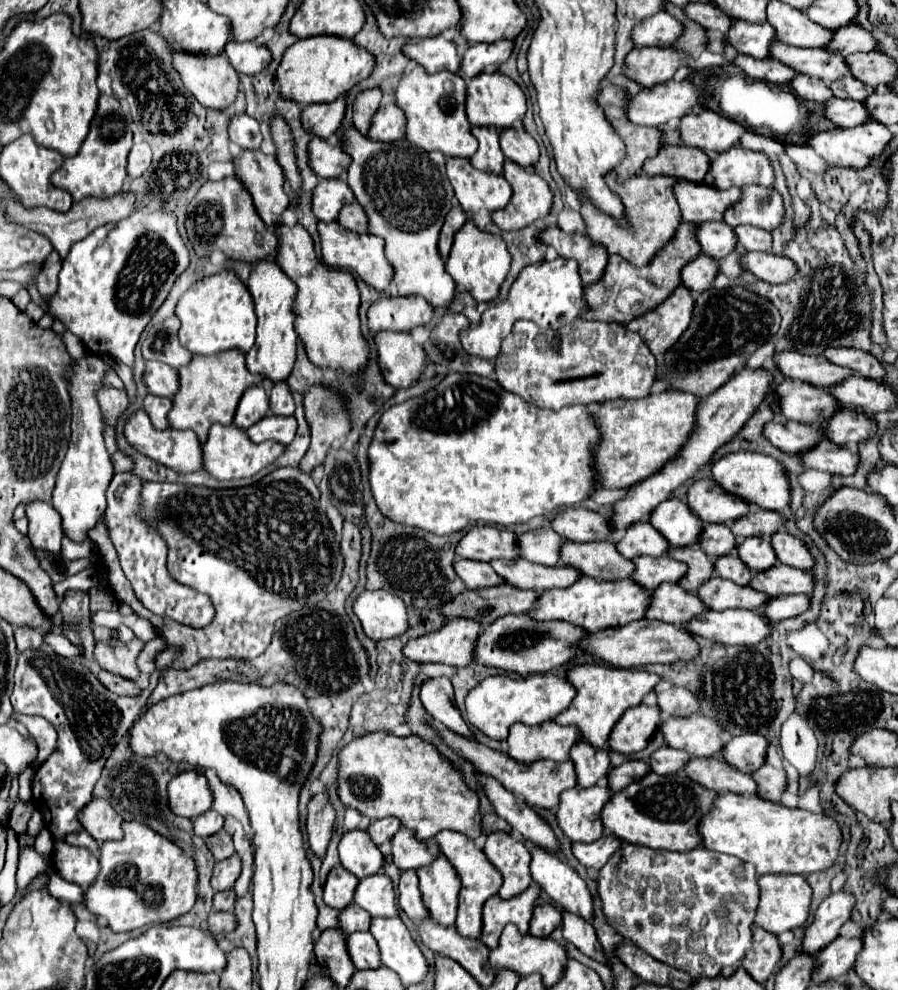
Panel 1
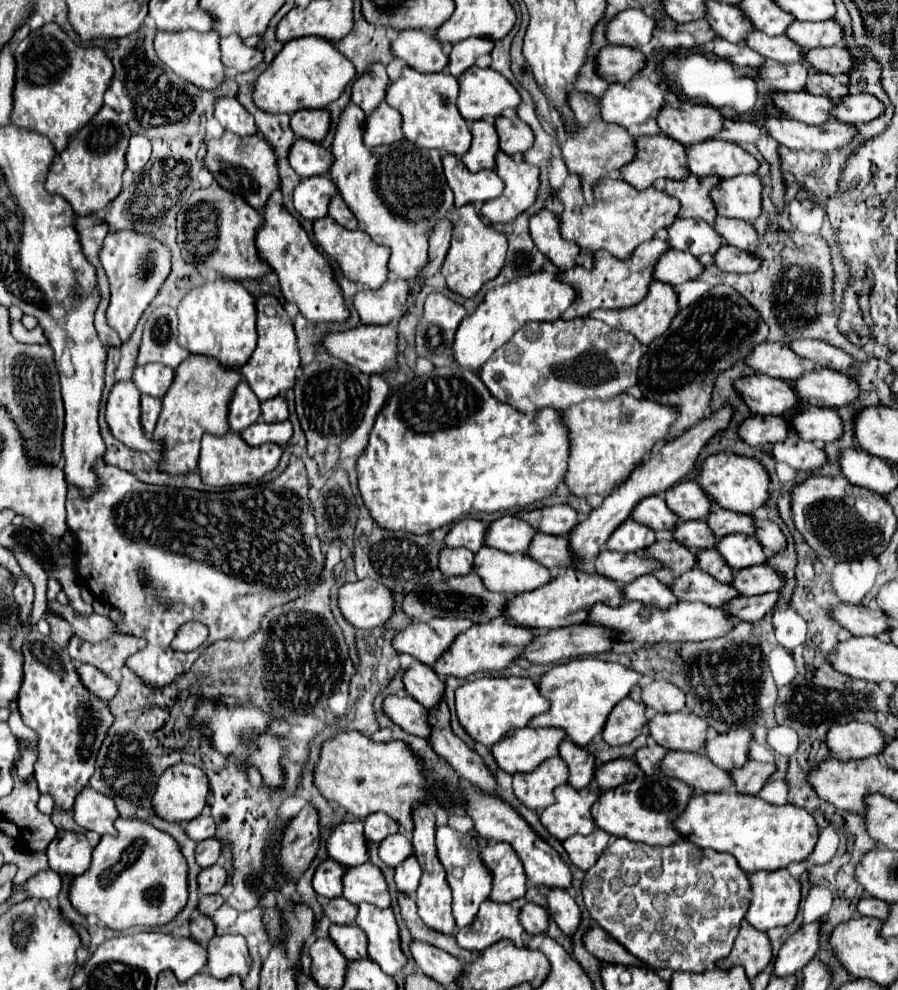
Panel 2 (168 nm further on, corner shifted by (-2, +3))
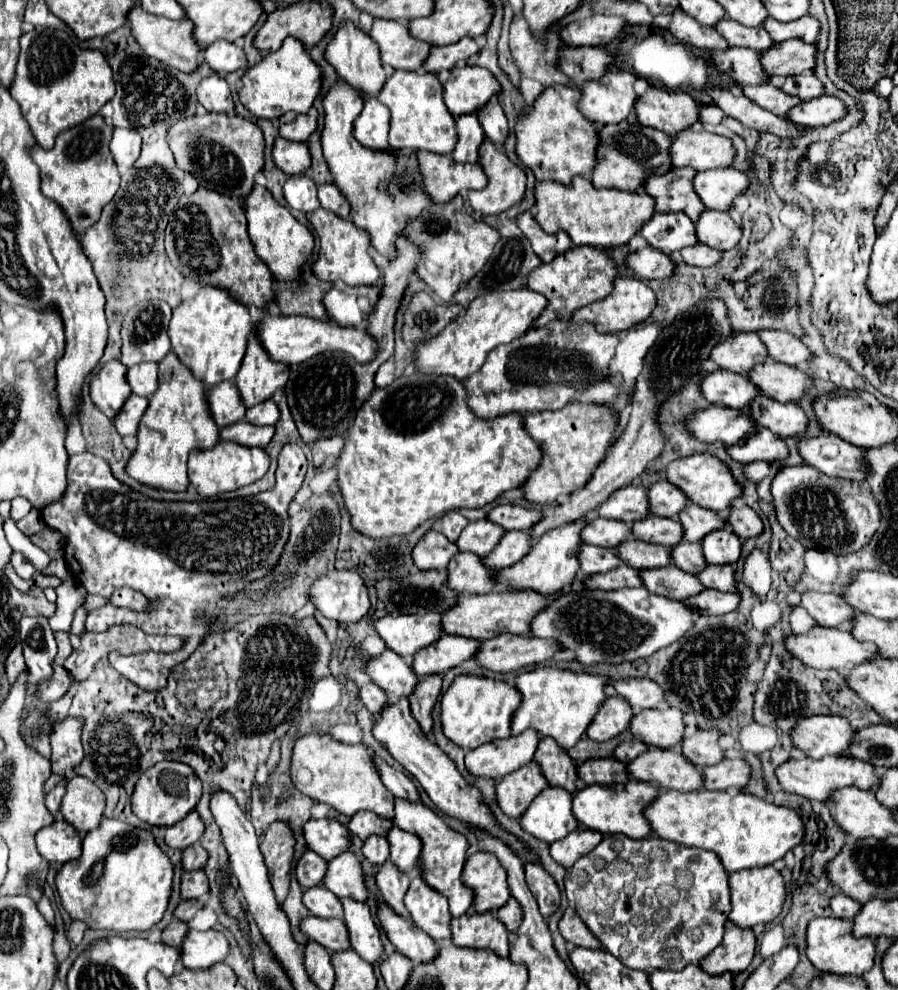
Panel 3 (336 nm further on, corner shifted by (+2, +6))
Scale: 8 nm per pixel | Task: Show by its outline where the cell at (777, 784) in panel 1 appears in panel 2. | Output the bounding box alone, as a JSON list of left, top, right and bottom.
[731,761,775,795]

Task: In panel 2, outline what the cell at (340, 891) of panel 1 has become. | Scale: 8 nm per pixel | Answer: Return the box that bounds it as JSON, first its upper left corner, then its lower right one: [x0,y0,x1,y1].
[313,859,345,899]

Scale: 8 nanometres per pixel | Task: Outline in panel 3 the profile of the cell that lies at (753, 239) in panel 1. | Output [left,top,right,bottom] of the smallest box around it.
[697,210,741,250]

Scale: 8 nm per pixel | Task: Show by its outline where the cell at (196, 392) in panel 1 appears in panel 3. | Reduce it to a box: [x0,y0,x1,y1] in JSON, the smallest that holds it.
[127,352,219,492]

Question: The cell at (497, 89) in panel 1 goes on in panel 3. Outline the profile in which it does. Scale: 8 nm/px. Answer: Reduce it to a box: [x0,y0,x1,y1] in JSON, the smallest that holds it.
[445,64,501,116]

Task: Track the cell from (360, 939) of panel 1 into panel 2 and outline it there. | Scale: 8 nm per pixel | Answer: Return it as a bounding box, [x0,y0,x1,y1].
[329,925,365,959]

